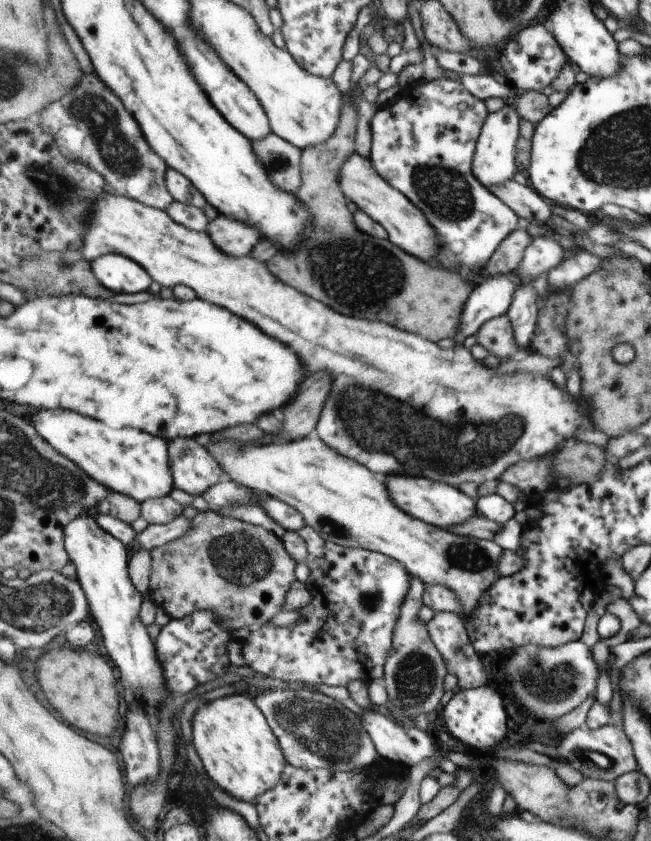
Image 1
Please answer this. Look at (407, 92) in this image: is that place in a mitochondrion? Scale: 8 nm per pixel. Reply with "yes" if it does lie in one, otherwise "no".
no

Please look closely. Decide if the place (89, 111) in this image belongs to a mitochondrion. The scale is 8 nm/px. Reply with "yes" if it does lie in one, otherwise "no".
yes

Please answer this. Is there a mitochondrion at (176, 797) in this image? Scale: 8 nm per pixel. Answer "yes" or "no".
no

